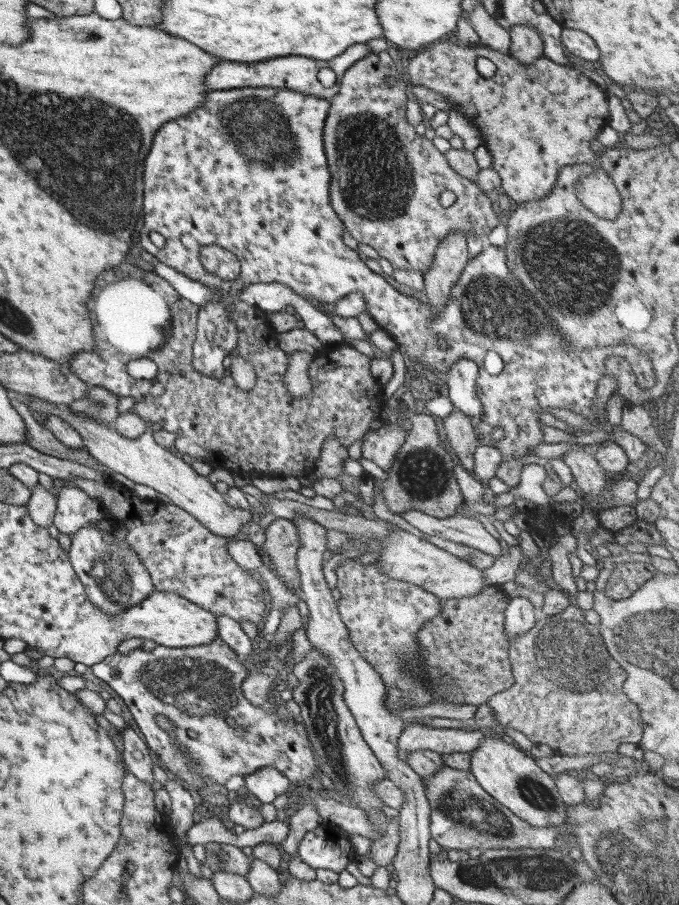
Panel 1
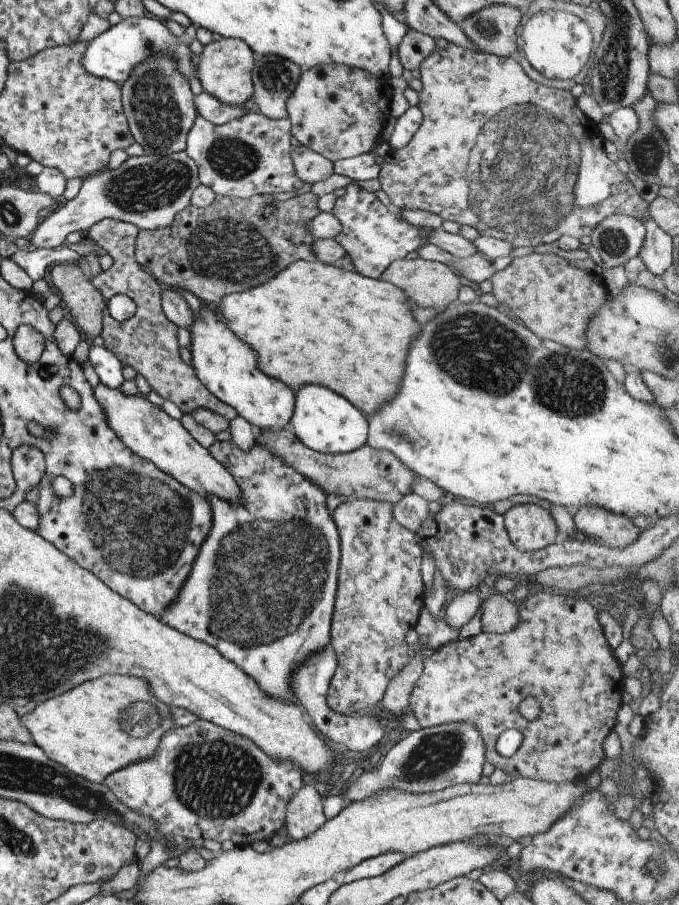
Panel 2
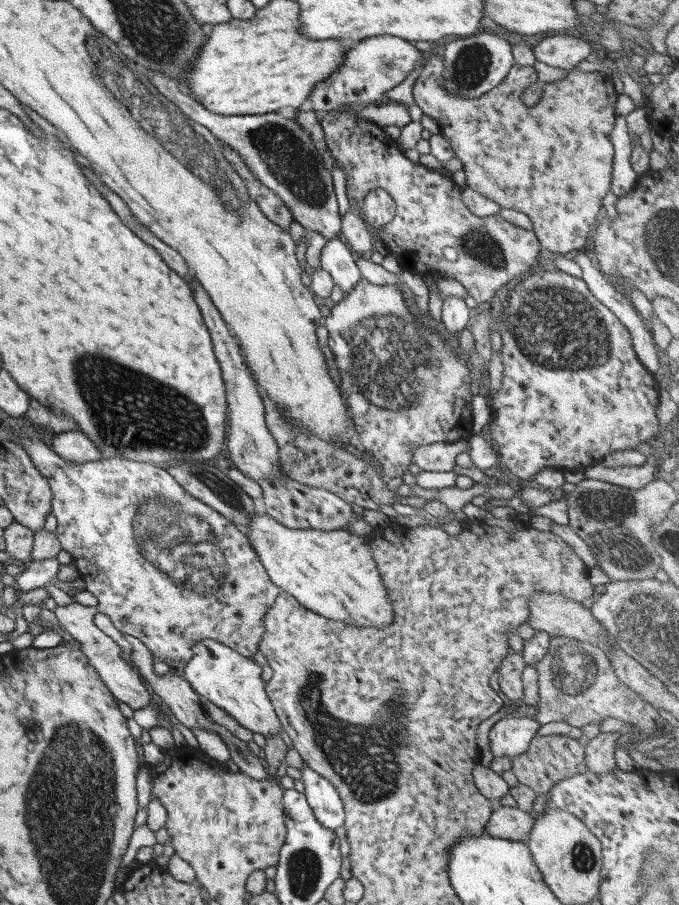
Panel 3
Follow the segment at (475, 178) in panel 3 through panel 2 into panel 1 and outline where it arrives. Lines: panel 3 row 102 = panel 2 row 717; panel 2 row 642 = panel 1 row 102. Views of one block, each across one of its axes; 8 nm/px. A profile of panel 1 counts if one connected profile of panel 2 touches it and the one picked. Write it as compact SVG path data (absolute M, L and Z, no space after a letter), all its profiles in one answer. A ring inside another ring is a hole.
M445 40L435 41L429 43L424 48L419 50L419 54L413 56L406 66L407 76L409 76L409 82L412 85L421 85L433 92L438 92L449 104L451 104L449 110L455 110L460 112L463 116L468 118L468 121L478 130L482 145L491 153L491 165L490 167L497 173L500 180L500 187L504 190L505 195L509 196L511 200L521 204L522 202L529 202L530 200L537 200L543 198L550 193L550 190L554 187L557 180L558 170L563 166L569 166L570 164L587 164L593 160L593 156L597 153L589 149L589 142L596 138L597 133L607 124L609 118L608 104L606 101L605 91L603 91L598 85L595 85L593 81L587 79L578 70L572 69L568 65L560 65L551 62L548 58L543 56L536 58L529 64L522 65L519 61L516 61L508 53L497 52L495 49L483 46L466 47L457 46L451 42ZM483 56L487 60L491 60L495 64L495 72L491 77L481 77L475 69L475 60Z

